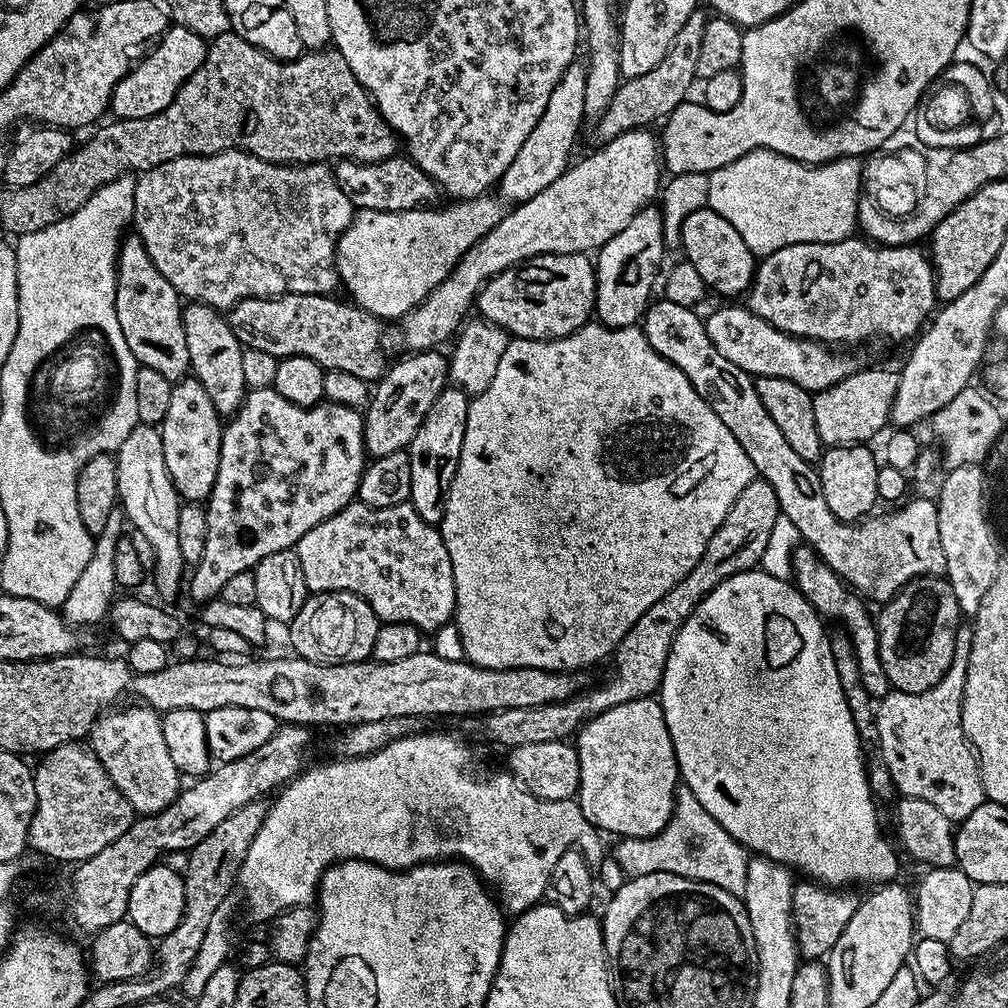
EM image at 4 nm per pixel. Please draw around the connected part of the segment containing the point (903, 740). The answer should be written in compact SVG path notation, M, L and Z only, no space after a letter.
M961 626L956 631L956 653L952 665L942 682L922 694L889 690L886 695L879 697L877 704L880 705L876 708L876 736L880 739L880 756L884 759L884 768L892 779L891 787L901 797L920 798L922 801L933 803L954 824L969 817L986 800L980 781L980 761L976 759L975 751L962 730L962 698L971 645L971 627Z

